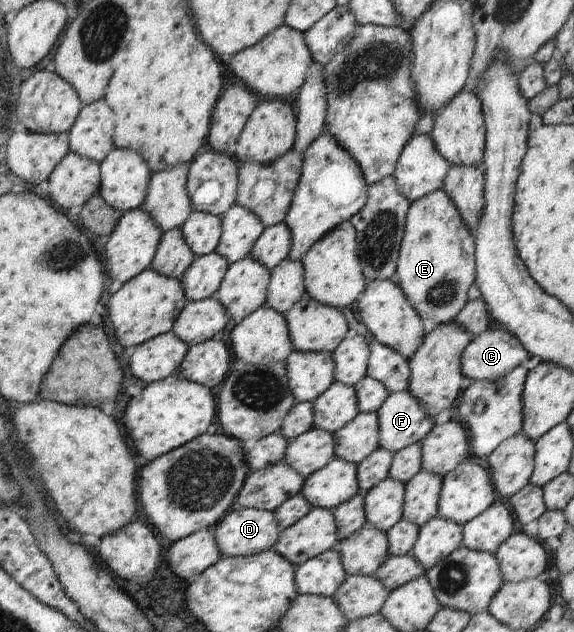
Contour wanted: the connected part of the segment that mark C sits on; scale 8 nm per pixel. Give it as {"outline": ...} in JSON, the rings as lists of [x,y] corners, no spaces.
{"outline":[[[487,330],[465,348],[461,373],[471,380],[483,381],[506,376],[531,358],[521,342],[509,332]]]}

